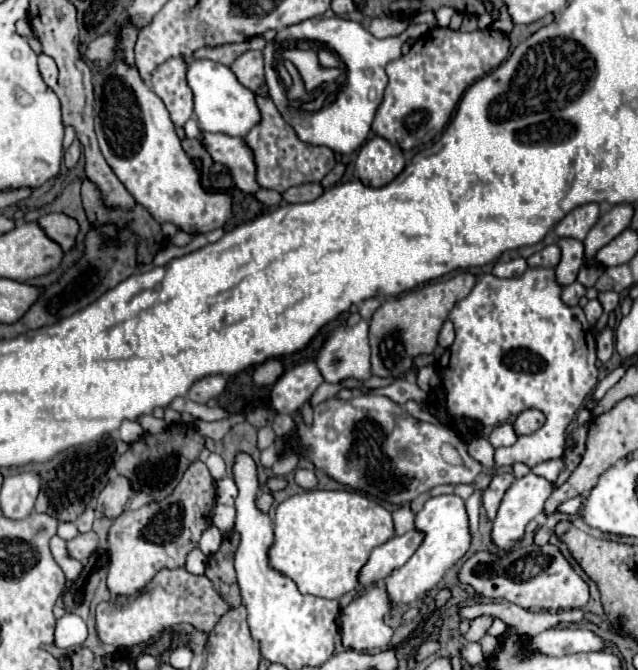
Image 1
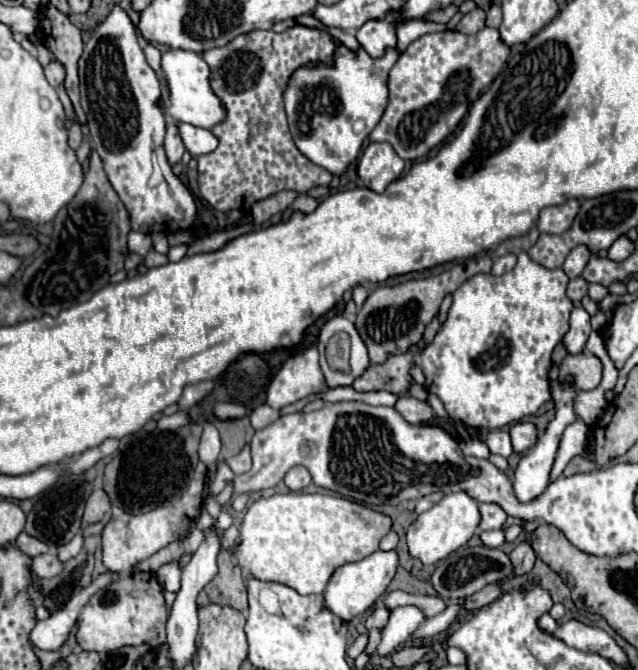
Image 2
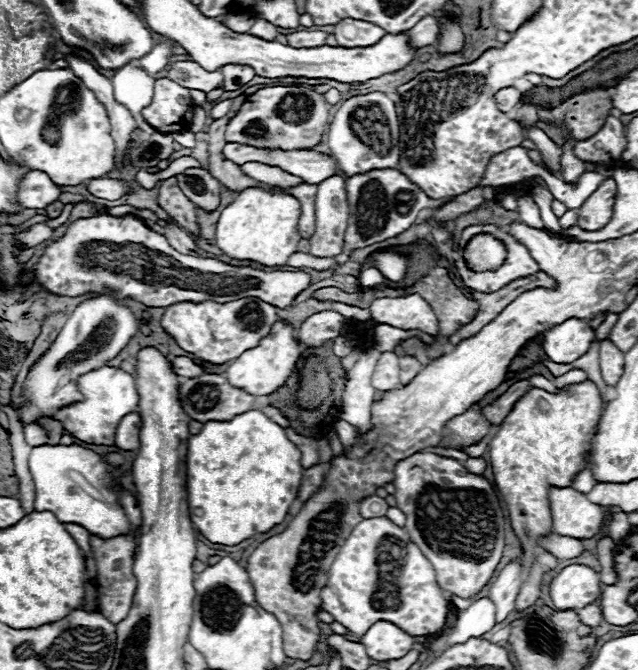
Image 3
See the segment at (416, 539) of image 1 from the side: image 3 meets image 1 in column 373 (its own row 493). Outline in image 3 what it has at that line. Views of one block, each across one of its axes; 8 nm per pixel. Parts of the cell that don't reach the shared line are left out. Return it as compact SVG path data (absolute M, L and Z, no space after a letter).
M552 488L550 506L554 530L560 536L572 536L578 540L594 538L606 522L602 506L590 502L584 492L574 488Z

